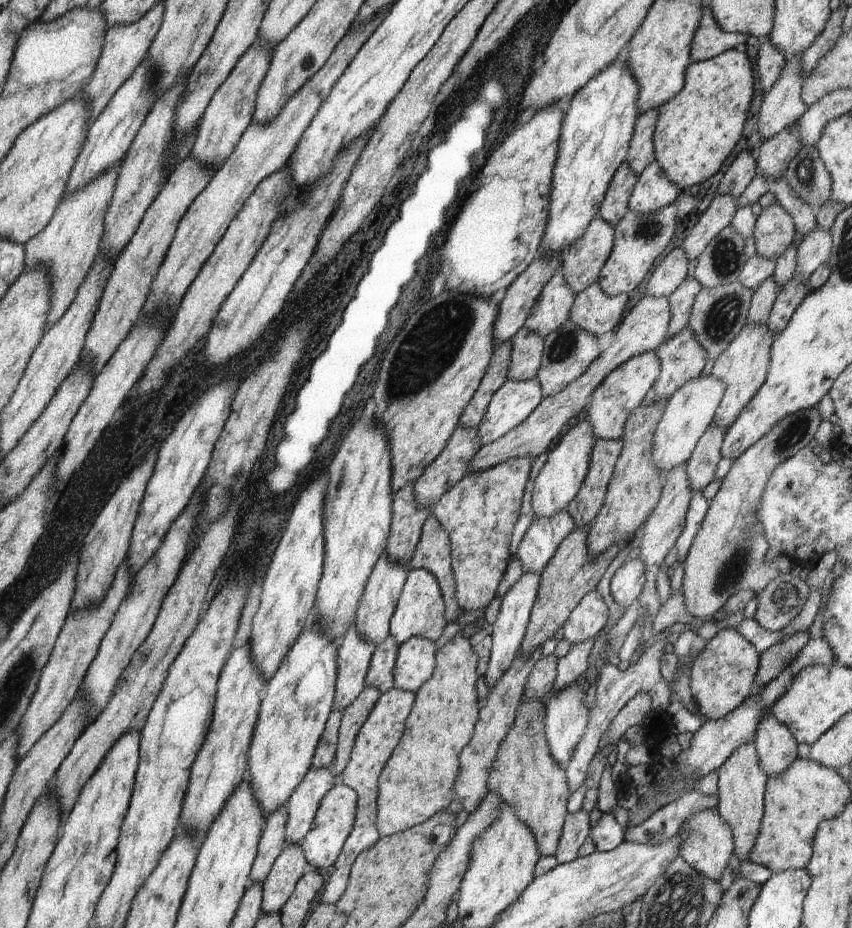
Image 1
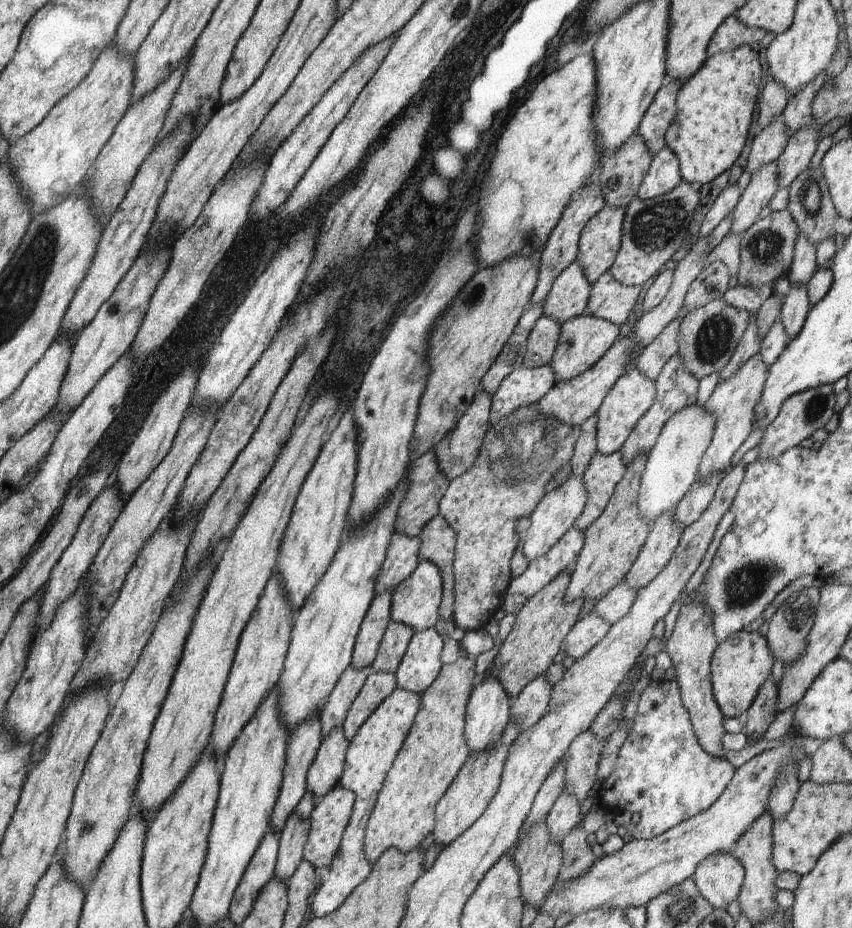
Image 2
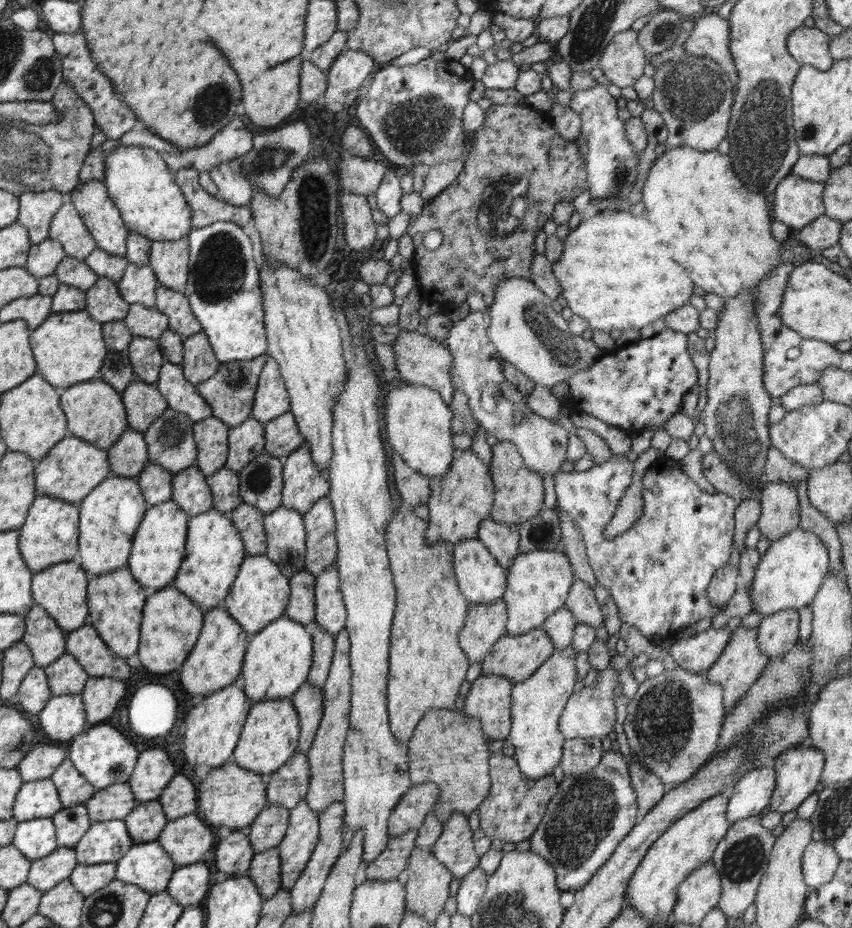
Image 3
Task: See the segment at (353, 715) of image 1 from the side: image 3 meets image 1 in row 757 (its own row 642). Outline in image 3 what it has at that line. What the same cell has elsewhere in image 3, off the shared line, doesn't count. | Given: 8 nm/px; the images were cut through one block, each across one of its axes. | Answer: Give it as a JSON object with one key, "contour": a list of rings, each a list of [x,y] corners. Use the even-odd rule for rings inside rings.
{"contour":[[[346,627],[336,633],[334,638],[335,647],[332,658],[332,664],[329,668],[329,676],[323,685],[323,716],[320,721],[316,736],[312,746],[307,752],[310,762],[310,781],[309,791],[305,796],[306,804],[316,813],[322,812],[326,806],[334,801],[342,801],[344,798],[344,775],[342,770],[342,756],[344,756],[344,742],[348,728],[350,728],[350,695],[351,695],[351,677],[350,668],[350,637]]]}

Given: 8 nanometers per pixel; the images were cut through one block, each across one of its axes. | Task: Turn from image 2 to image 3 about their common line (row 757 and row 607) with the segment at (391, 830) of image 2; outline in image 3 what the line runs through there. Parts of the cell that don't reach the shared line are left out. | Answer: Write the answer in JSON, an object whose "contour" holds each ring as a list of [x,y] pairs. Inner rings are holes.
{"contour":[[[395,511],[394,516],[391,517],[390,524],[386,526],[386,528],[385,539],[387,556],[390,560],[391,572],[394,576],[393,582],[396,588],[396,611],[394,614],[392,630],[390,630],[387,711],[389,714],[390,730],[392,734],[394,734],[394,738],[398,738],[398,742],[404,742],[407,744],[408,740],[412,738],[412,734],[414,734],[414,728],[418,726],[420,718],[422,718],[426,712],[430,712],[430,710],[455,709],[454,703],[456,702],[456,698],[458,698],[462,684],[466,681],[466,670],[468,670],[468,667],[471,664],[468,658],[466,658],[466,654],[464,654],[464,650],[462,650],[458,640],[458,634],[460,634],[462,626],[466,623],[469,603],[464,594],[460,591],[455,578],[453,570],[454,552],[452,543],[442,542],[438,545],[429,544],[424,534],[426,528],[428,528],[428,522],[425,522],[422,518],[416,516],[414,512],[402,514],[401,512]]]}

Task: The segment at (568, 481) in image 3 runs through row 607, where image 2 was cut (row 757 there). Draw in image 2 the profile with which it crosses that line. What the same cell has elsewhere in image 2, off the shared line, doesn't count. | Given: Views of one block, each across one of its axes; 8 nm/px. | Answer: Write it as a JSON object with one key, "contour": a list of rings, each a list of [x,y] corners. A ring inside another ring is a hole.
{"contour":[[[662,680],[657,686],[650,684],[642,692],[632,728],[628,730],[628,738],[620,748],[615,767],[609,779],[602,784],[602,790],[606,790],[607,794],[600,796],[601,806],[610,808],[616,814],[625,810],[640,814],[640,822],[631,836],[633,839],[648,840],[705,812],[724,793],[734,774],[732,764],[726,759],[710,757],[698,743],[689,713],[681,702],[681,691],[676,680]]]}

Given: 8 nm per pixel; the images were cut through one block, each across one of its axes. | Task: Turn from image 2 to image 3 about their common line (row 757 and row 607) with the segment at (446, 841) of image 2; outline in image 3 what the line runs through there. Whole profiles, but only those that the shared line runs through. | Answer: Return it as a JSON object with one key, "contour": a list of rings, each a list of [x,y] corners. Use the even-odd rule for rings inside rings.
{"contour":[[[502,599],[491,604],[469,603],[466,623],[458,634],[458,640],[471,663],[481,663],[494,648],[494,643],[506,635],[506,606]]]}

